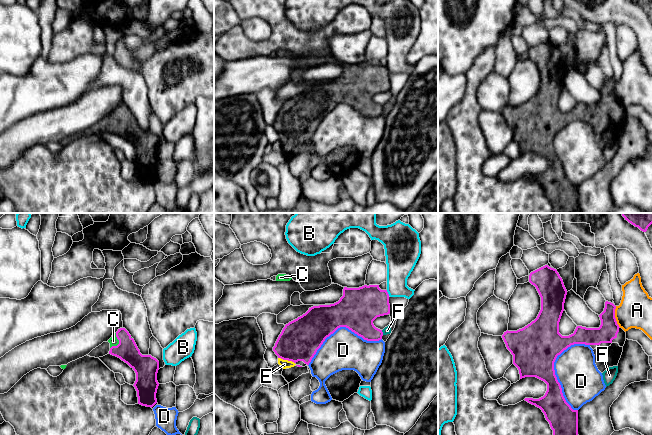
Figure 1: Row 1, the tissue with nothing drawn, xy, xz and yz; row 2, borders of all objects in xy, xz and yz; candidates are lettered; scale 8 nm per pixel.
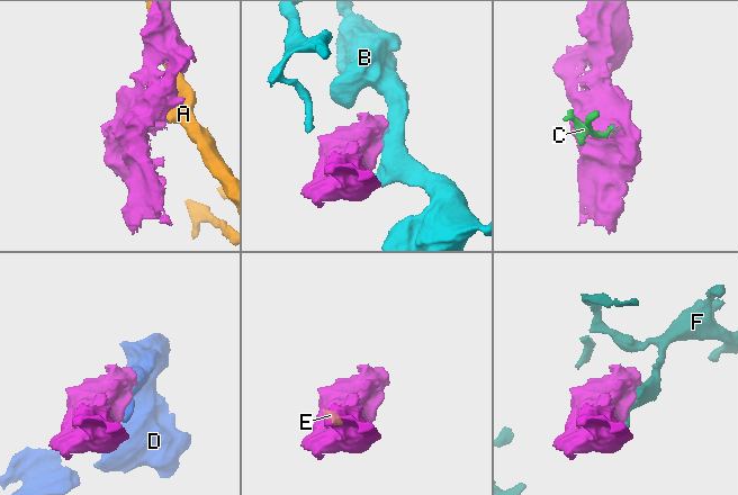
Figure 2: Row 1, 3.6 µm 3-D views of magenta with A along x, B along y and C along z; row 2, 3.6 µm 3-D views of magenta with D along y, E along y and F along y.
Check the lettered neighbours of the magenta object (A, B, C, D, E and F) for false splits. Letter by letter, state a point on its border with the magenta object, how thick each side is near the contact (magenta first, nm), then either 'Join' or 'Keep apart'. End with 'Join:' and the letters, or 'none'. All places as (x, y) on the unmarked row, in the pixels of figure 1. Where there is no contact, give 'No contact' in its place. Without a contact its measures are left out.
A: Touches magenta at yz (614, 93). Thickness 160 nm (magenta) against 280 nm. Keep apart
B: Touches magenta at xz (387, 69). Thickness 300 nm (magenta) against 200 nm. Keep apart
C: Touches magenta at xy (119, 118). Thickness 170 nm (magenta) against 70 nm. Join
D: Touches magenta at yz (554, 147). Thickness 380 nm (magenta) against 340 nm. Keep apart
E: Touches magenta at xz (286, 135). Thickness 320 nm (magenta) against 70 nm. Join
F: Touches magenta at xz (382, 108). Thickness 280 nm (magenta) against 60 nm. Keep apart
Join: C, E

